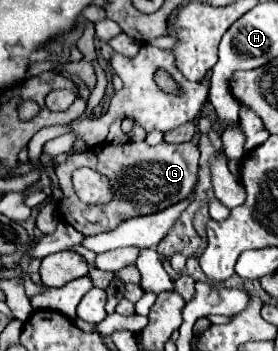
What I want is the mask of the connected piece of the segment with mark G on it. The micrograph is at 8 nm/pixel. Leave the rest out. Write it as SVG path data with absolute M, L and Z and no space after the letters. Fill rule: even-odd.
M103 142L103 144L91 146L83 154L69 156L63 164L55 168L59 186L63 190L63 206L59 208L63 214L63 220L69 222L83 236L91 236L103 230L113 230L123 220L129 220L133 216L161 212L191 196L197 184L197 160L199 160L199 148L193 142L183 142L183 144L161 142L157 146L149 146L147 142L127 142L121 146ZM83 166L89 166L91 170L107 176L113 188L111 202L101 206L87 206L77 198L71 184L71 174L75 168L83 168Z

